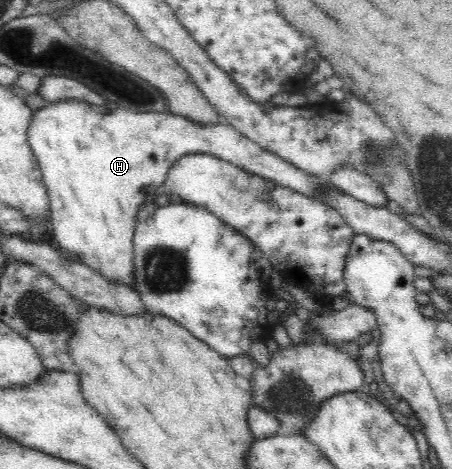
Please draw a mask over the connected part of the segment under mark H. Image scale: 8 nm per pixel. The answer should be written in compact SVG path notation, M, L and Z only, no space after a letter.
M64 99L32 111L32 121L26 133L28 143L38 160L49 197L52 235L68 254L78 254L82 264L104 276L110 282L134 285L134 229L138 211L151 198L151 192L165 182L172 164L186 154L209 153L252 175L283 185L304 197L320 199L324 182L318 176L300 171L275 153L252 143L231 125L210 123L202 125L170 112L136 111L135 109L106 109L105 105L90 105L87 101Z

